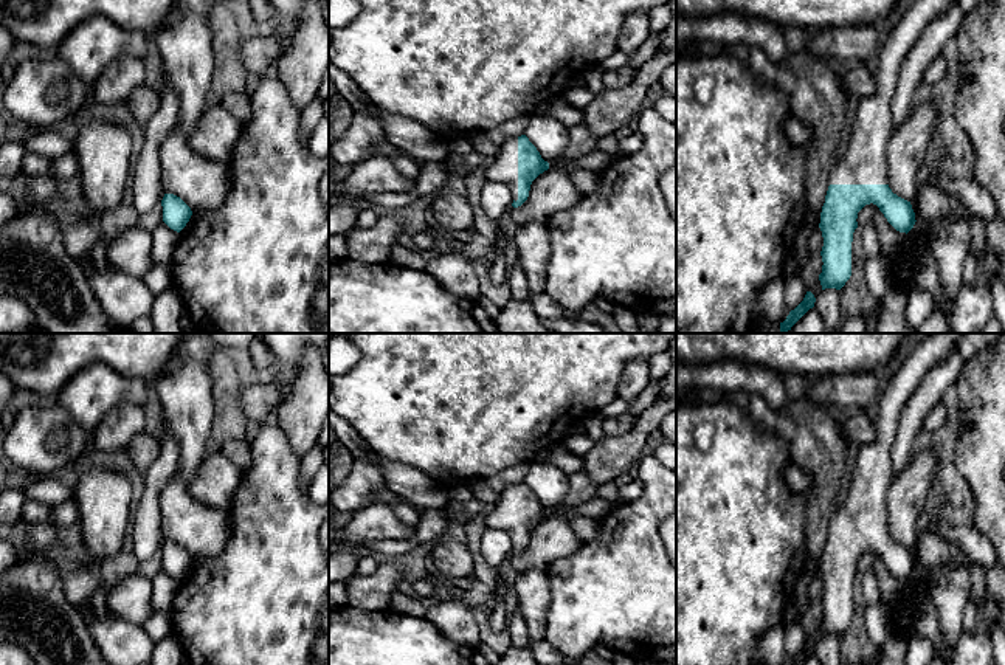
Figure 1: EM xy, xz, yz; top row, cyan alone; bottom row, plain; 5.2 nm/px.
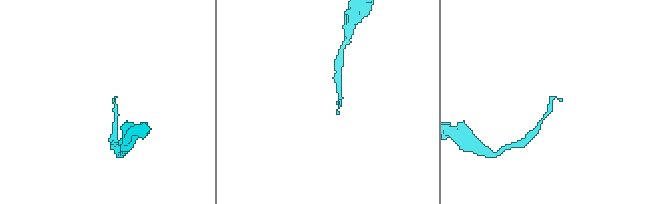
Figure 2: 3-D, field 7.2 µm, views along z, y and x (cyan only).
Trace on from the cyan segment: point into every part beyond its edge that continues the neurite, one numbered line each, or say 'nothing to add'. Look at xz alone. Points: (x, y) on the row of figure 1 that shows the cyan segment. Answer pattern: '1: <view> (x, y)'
1: xz (504, 169)

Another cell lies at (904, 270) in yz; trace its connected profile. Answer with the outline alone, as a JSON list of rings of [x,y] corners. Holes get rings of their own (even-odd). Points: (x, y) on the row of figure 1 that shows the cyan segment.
[[[913,229],[907,233],[907,243],[898,253],[896,260],[890,262],[893,285],[912,284],[918,274],[918,253],[923,246],[929,245],[929,234],[926,237],[917,237]]]

